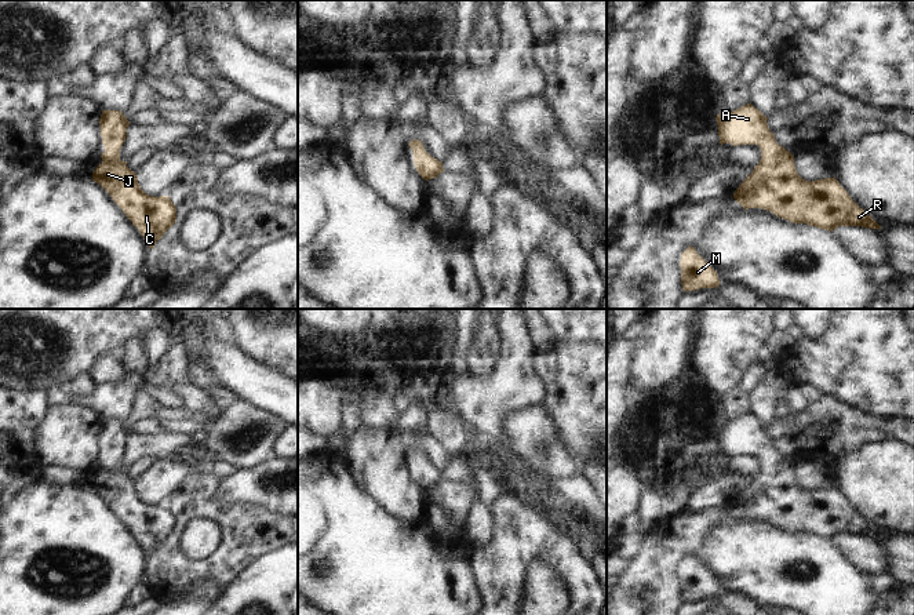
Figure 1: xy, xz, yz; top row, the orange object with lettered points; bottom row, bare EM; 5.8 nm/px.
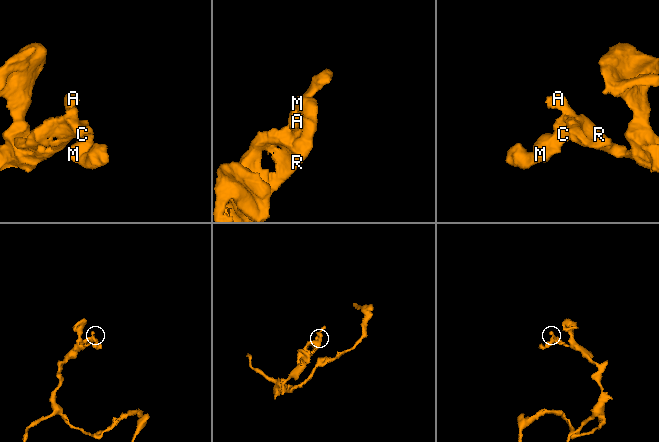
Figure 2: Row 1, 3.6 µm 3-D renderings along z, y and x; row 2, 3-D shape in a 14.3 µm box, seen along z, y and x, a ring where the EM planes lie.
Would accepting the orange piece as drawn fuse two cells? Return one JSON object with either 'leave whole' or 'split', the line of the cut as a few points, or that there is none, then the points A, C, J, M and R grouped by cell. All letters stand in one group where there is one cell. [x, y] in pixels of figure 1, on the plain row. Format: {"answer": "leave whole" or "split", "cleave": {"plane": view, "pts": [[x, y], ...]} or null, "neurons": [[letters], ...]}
{"answer": "leave whole", "cleave": null, "neurons": [["A", "C", "J", "M", "R"]]}

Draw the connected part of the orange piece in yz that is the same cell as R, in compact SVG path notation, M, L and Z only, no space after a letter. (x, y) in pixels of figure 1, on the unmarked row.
M751 412L731 422L720 422L715 429L721 454L758 454L761 458L760 472L733 502L733 507L744 518L762 517L793 532L806 532L830 541L838 535L881 538L881 535L851 507L835 485L812 491L802 488L795 478L794 465L776 451L775 443L772 443L768 436L768 426Z

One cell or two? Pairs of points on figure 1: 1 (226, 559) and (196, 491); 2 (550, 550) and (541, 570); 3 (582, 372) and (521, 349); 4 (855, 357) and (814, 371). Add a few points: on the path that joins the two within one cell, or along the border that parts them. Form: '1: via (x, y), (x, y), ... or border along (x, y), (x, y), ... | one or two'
1: via (230, 542), (230, 526), (212, 508) | one
2: border along (527, 571), (538, 560), (546, 560), (568, 583) | two
3: border along (536, 353), (536, 370), (545, 379), (546, 386) | two
4: via (845, 363), (823, 364) | one

